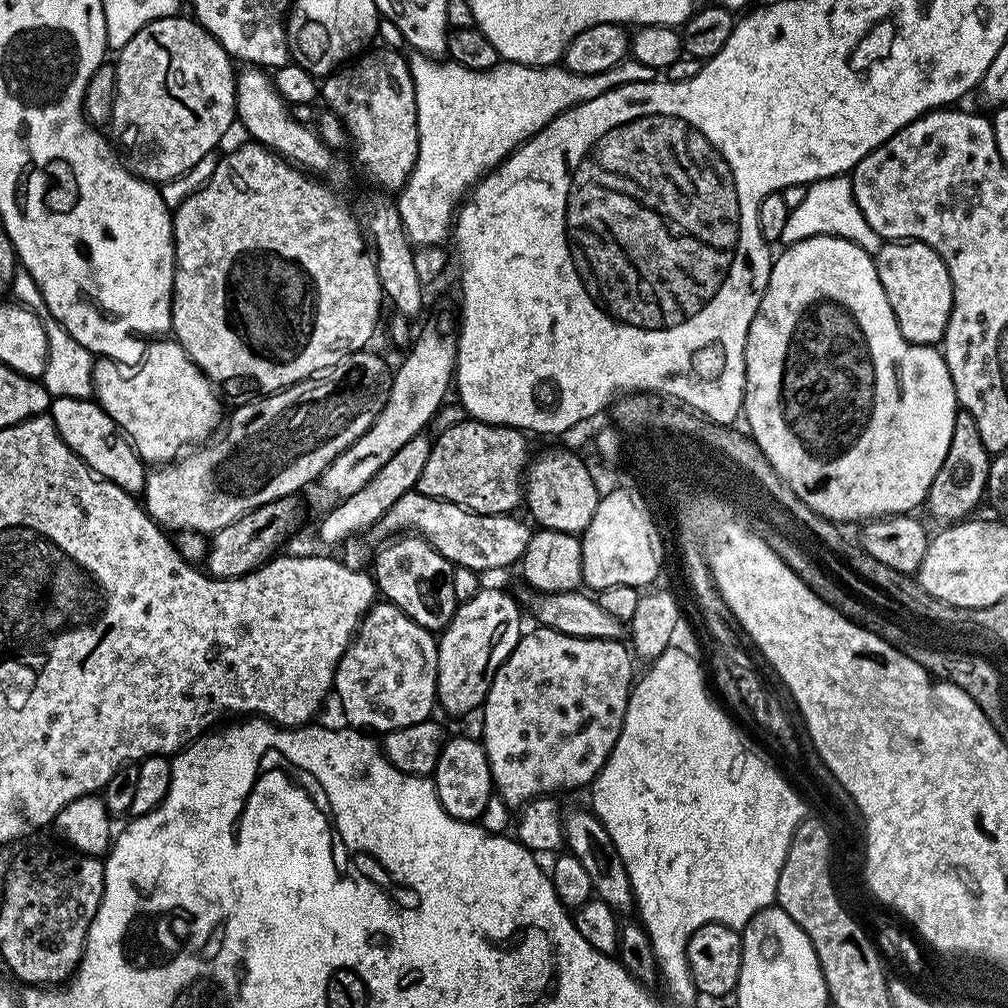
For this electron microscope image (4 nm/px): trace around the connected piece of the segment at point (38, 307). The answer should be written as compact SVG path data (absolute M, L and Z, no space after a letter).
M19 269L15 278L12 280L10 289L13 299L21 306L33 311L41 320L47 338L47 358L45 360L45 370L42 377L44 388L49 395L58 397L78 397L89 399L93 395L92 391L92 366L94 363L93 355L86 350L77 339L75 339L53 315L50 314L49 307L46 306L45 299L42 298L41 291L38 290L37 283L30 278L27 271Z

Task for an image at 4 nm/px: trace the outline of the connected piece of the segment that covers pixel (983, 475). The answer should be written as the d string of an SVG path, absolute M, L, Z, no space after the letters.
M963 410L957 411L954 418L954 434L950 434L950 450L946 450L946 459L938 474L934 474L934 482L930 482L930 490L926 501L926 509L932 516L944 520L940 522L959 522L971 517L985 499L988 490L988 465L990 453L982 442L982 434L978 434L978 422L970 418Z

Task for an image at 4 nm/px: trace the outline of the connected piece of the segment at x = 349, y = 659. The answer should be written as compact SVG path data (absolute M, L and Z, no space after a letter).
M387 602L373 604L336 667L334 696L348 703L344 708L348 719L345 721L357 729L383 734L429 719L432 707L435 709L438 704L437 643L433 633L418 626L402 610Z

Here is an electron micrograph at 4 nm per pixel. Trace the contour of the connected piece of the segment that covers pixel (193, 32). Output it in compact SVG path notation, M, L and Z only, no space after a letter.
M177 14L158 18L142 26L142 30L138 30L126 46L118 49L117 56L120 57L114 60L116 93L110 121L111 135L114 140L116 135L115 143L126 161L126 167L141 180L157 186L190 170L198 158L216 152L220 139L236 120L237 69L234 61L197 20L185 16Z

